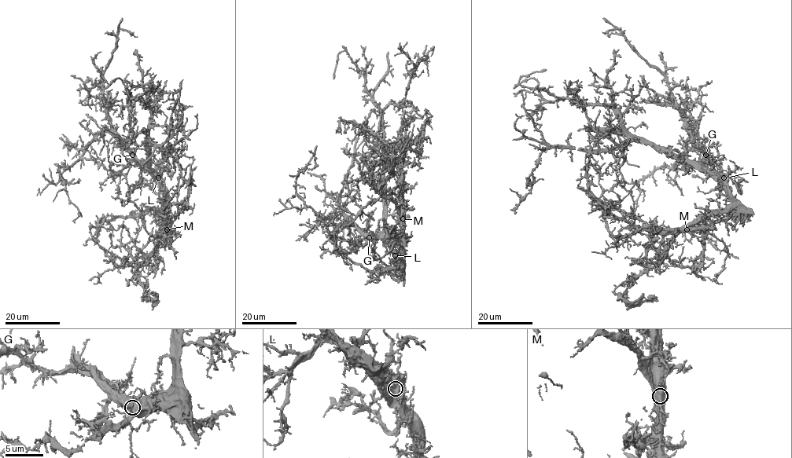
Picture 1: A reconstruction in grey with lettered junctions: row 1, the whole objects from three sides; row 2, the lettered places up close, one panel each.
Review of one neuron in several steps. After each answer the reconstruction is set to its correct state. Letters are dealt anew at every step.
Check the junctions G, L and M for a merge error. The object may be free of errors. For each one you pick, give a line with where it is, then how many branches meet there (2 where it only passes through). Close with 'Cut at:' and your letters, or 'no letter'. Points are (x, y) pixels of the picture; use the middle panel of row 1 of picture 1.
M: Place: (403, 218). Branches: 1
Cut at: M

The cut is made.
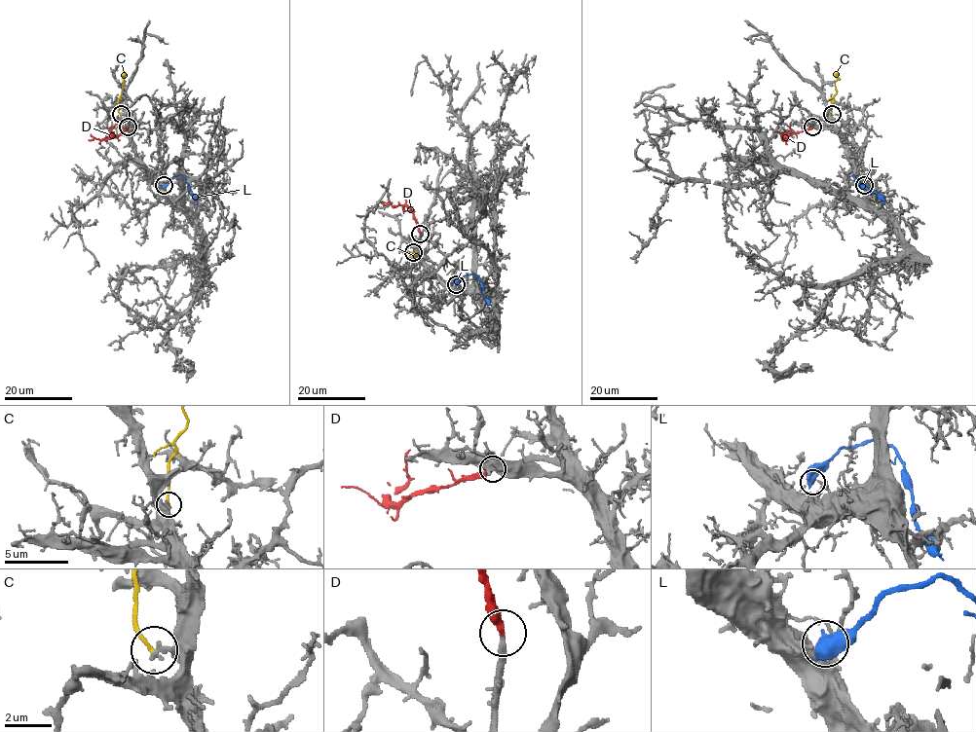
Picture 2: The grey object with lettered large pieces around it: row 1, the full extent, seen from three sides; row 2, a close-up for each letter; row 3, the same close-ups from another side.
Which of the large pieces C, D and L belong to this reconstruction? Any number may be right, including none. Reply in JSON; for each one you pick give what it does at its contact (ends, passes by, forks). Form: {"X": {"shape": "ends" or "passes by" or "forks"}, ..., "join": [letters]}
{"D": {"shape": "ends"}, "join": ["D"]}

